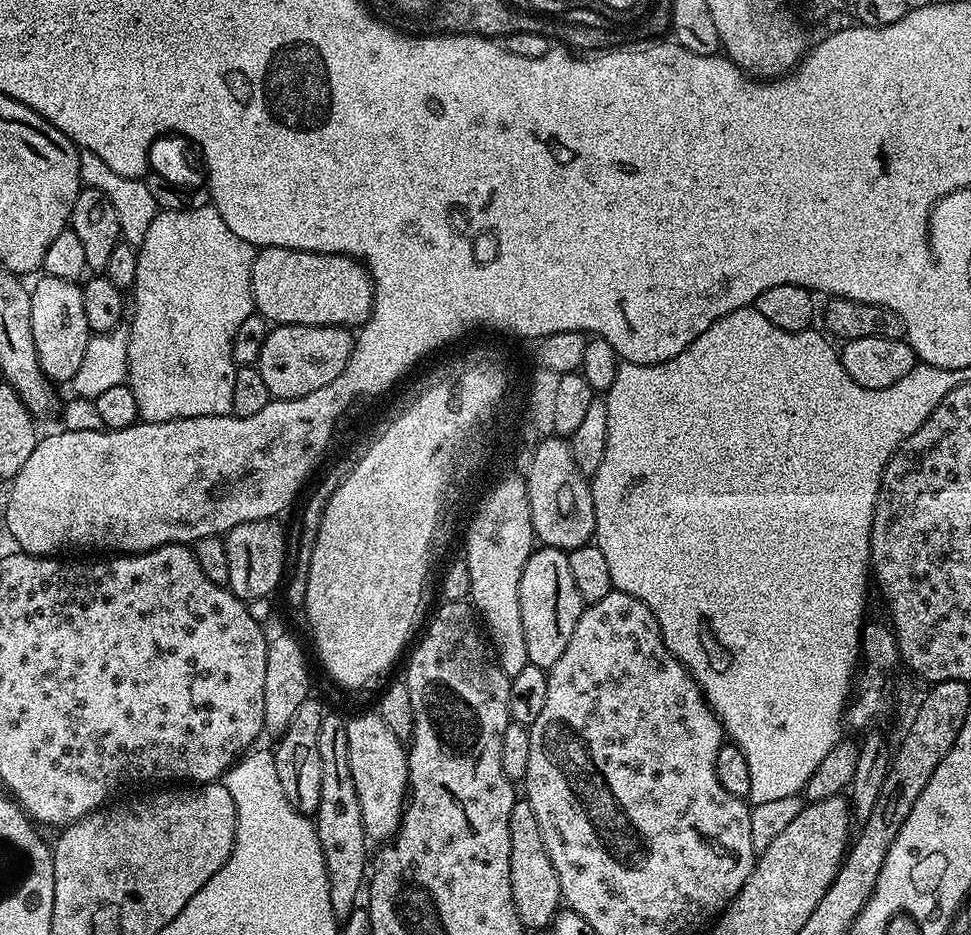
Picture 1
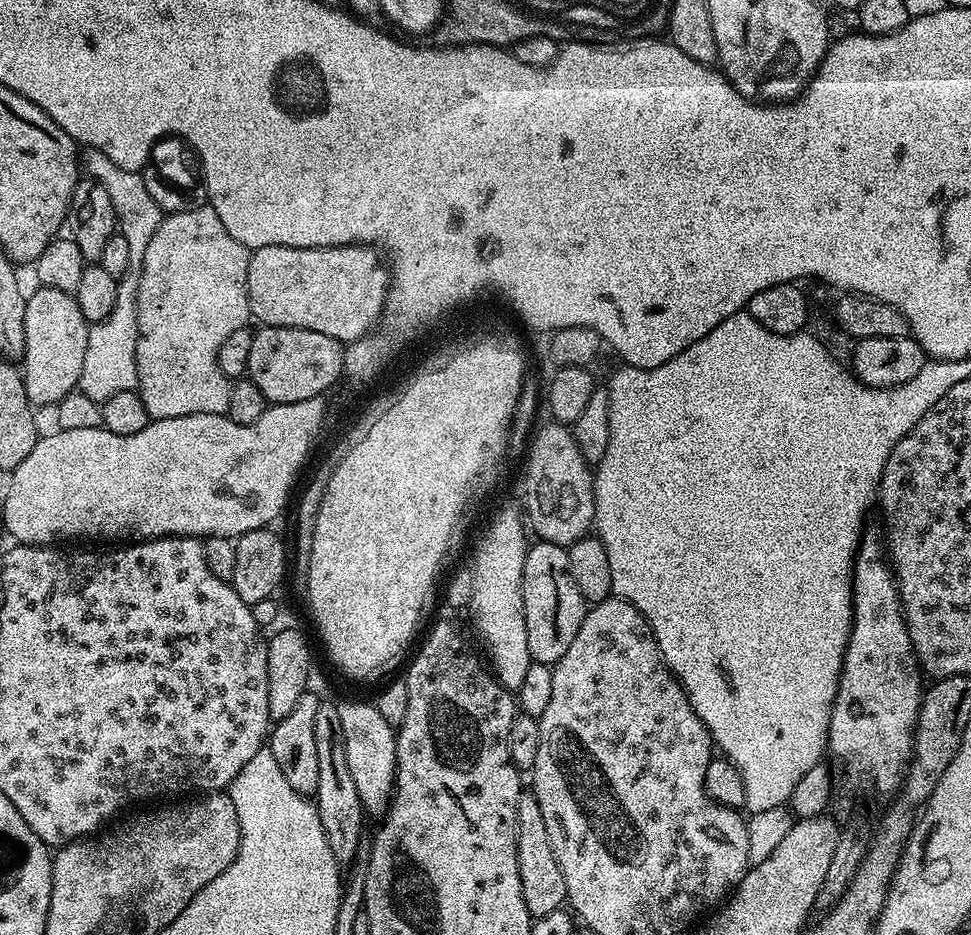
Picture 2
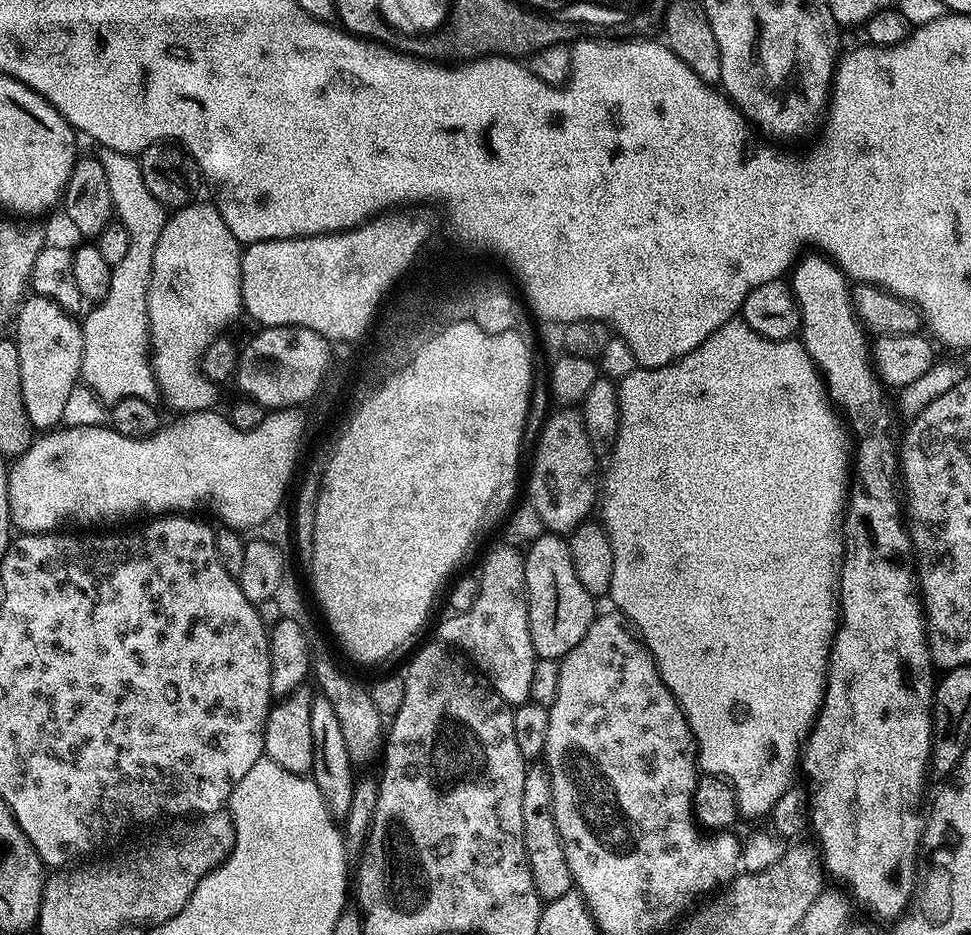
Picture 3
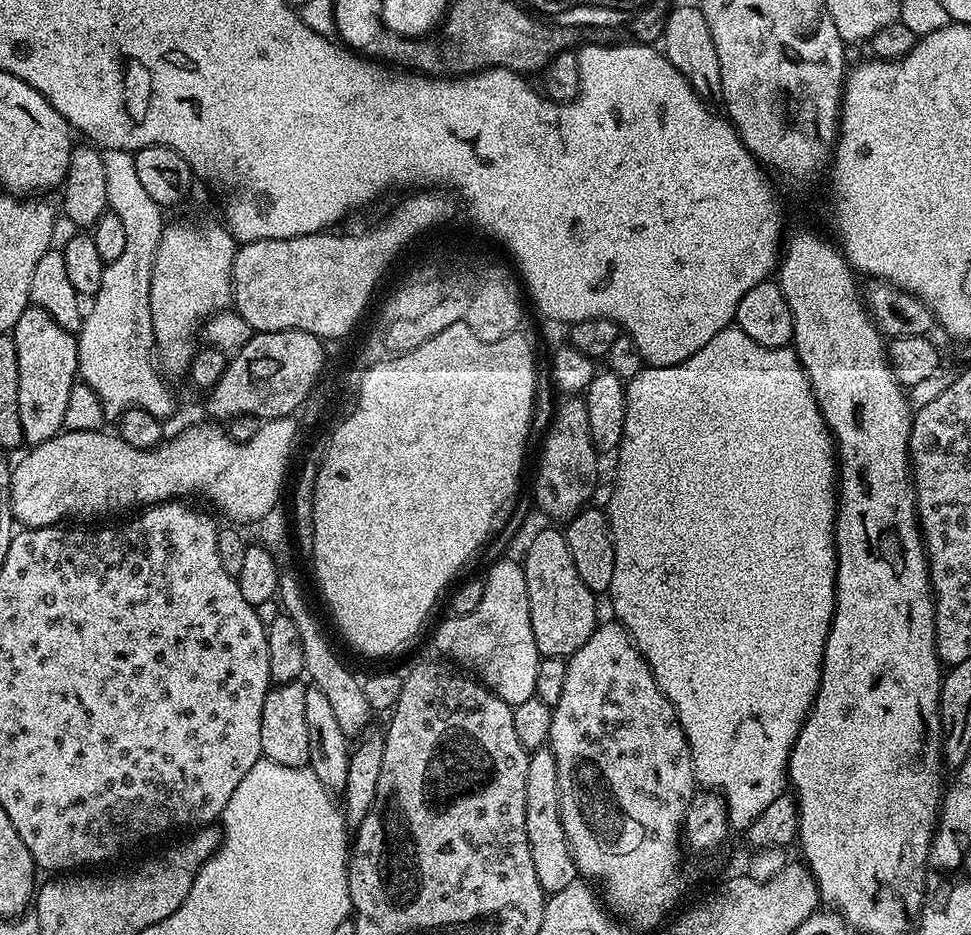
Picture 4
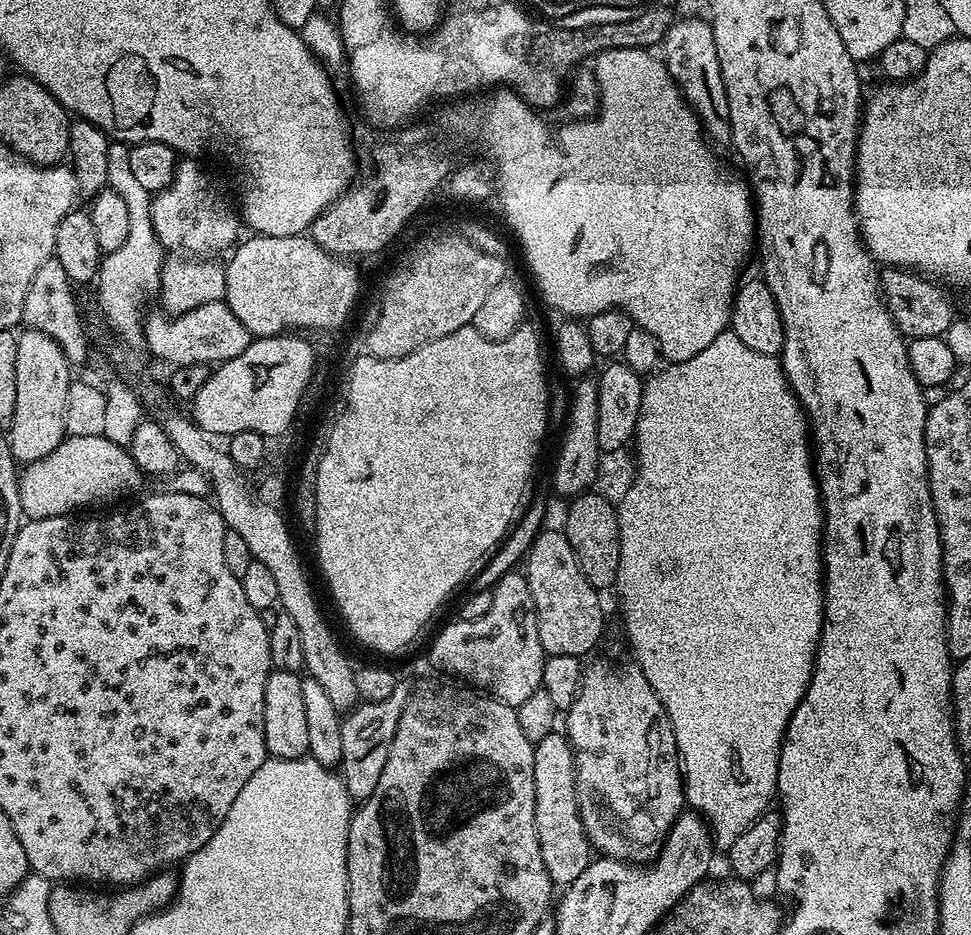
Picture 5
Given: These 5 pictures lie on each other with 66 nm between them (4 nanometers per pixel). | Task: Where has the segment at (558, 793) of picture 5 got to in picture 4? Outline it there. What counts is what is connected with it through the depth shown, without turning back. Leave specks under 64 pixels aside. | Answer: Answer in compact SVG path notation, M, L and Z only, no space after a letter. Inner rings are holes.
M547 746L539 748L528 757L528 769L526 770L526 830L530 842L530 858L534 858L534 874L538 874L538 882L542 886L542 890L545 894L566 890L566 886L570 886L570 882L578 879L578 873L566 838L566 830L562 826L560 795L558 794L558 770L556 769L552 749Z

